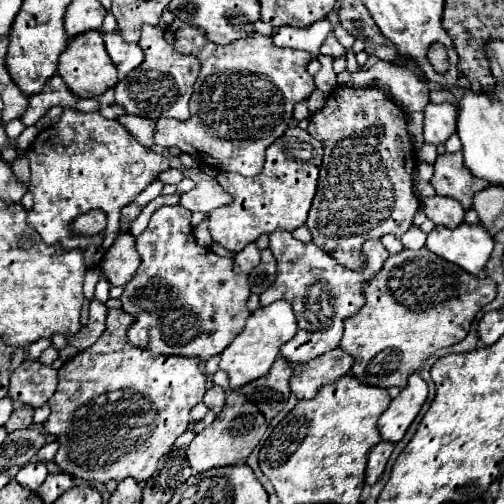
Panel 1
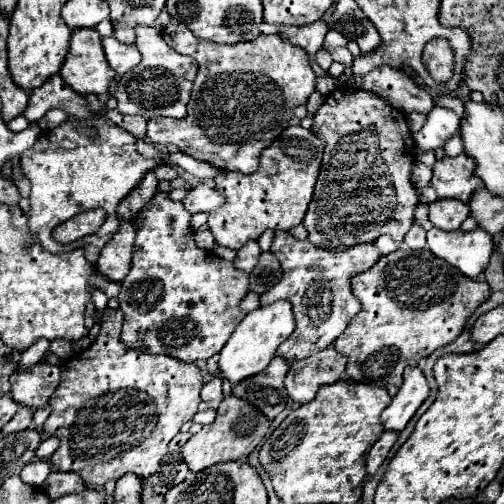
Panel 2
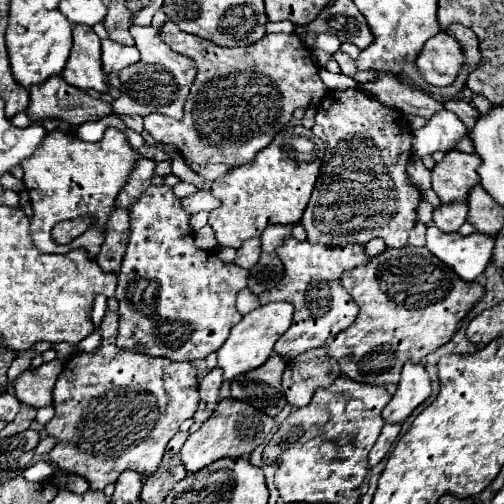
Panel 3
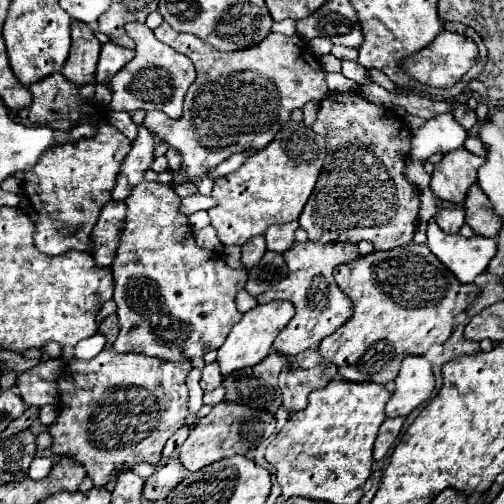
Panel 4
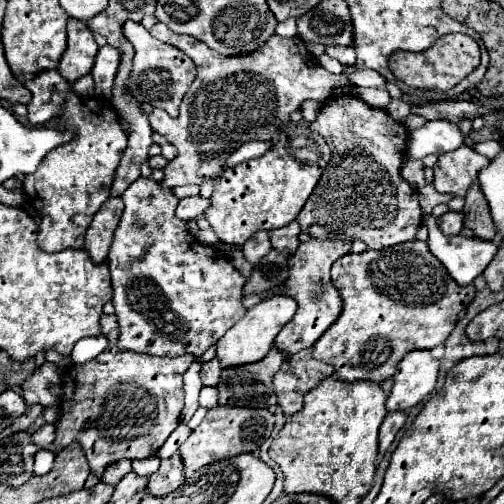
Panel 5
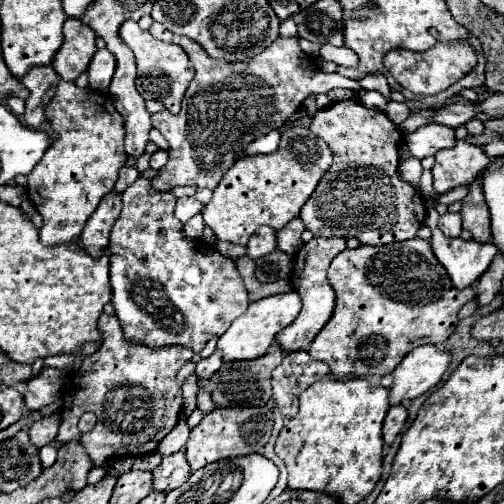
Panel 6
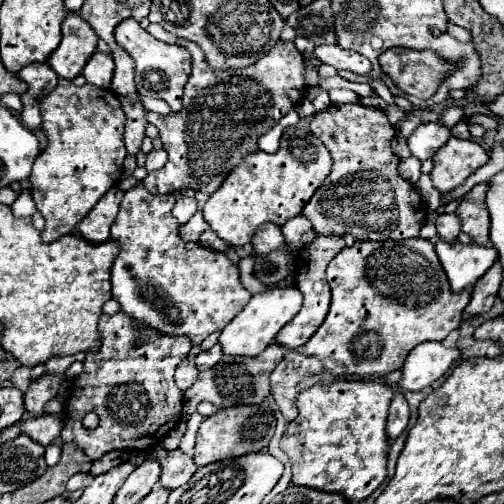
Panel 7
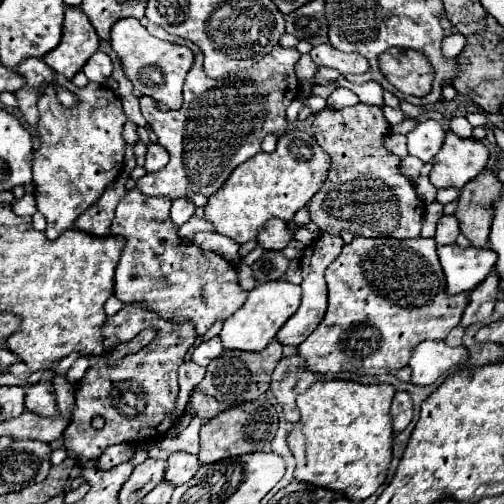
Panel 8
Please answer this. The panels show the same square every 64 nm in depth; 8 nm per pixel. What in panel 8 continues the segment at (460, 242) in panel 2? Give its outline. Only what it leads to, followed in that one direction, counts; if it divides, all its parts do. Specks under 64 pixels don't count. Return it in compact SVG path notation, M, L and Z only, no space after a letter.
M450 244L438 246L438 256L446 274L448 294L472 292L496 264L496 252L490 248L460 248Z

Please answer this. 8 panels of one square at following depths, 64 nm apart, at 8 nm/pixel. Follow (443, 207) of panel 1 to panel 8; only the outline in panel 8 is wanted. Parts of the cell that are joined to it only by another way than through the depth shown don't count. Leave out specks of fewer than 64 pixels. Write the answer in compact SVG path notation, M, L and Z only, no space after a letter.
M442 216L438 220L438 230L436 230L434 240L438 244L454 244L458 234L460 234L460 228L458 228L456 216Z

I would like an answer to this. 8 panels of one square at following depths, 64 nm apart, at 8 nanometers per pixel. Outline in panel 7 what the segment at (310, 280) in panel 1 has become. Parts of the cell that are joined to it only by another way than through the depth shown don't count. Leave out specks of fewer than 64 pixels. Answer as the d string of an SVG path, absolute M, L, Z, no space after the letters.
M316 236L316 240L308 246L304 246L300 252L298 252L298 258L296 258L296 288L302 292L304 296L304 304L302 304L302 310L294 316L294 320L290 320L278 334L276 334L276 342L280 342L282 346L286 348L300 348L304 346L310 336L322 326L326 314L328 314L328 308L330 308L330 286L326 282L326 266L328 262L346 246L346 242L340 238L340 236Z

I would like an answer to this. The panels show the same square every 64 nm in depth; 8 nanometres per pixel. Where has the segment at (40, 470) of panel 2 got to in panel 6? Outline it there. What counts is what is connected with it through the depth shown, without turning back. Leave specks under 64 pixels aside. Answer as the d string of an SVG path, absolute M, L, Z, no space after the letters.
M44 446L40 448L40 462L42 462L42 468L50 468L54 462L56 462L56 448L54 446Z

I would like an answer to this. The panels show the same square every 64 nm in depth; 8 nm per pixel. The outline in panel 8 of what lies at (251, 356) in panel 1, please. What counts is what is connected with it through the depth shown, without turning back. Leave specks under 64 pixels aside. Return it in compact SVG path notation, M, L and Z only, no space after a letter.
M274 280L272 284L258 284L250 294L246 304L236 310L220 332L224 350L242 350L242 352L262 352L276 332L286 324L286 320L298 310L302 300L302 290L296 284L284 280Z

